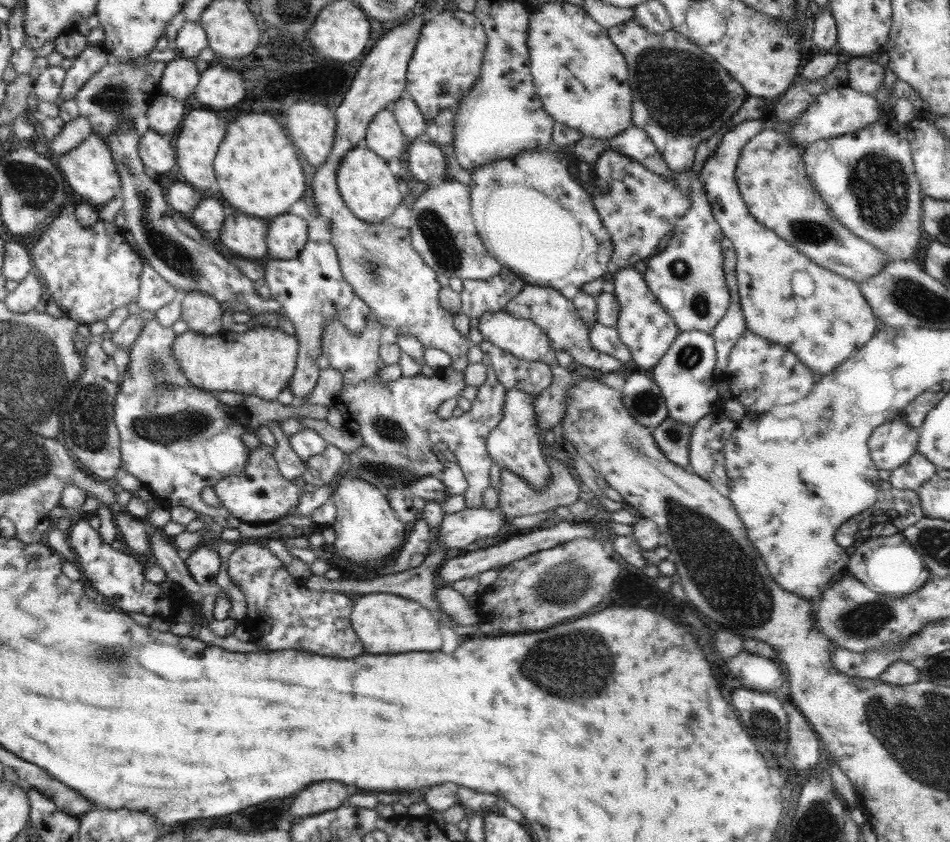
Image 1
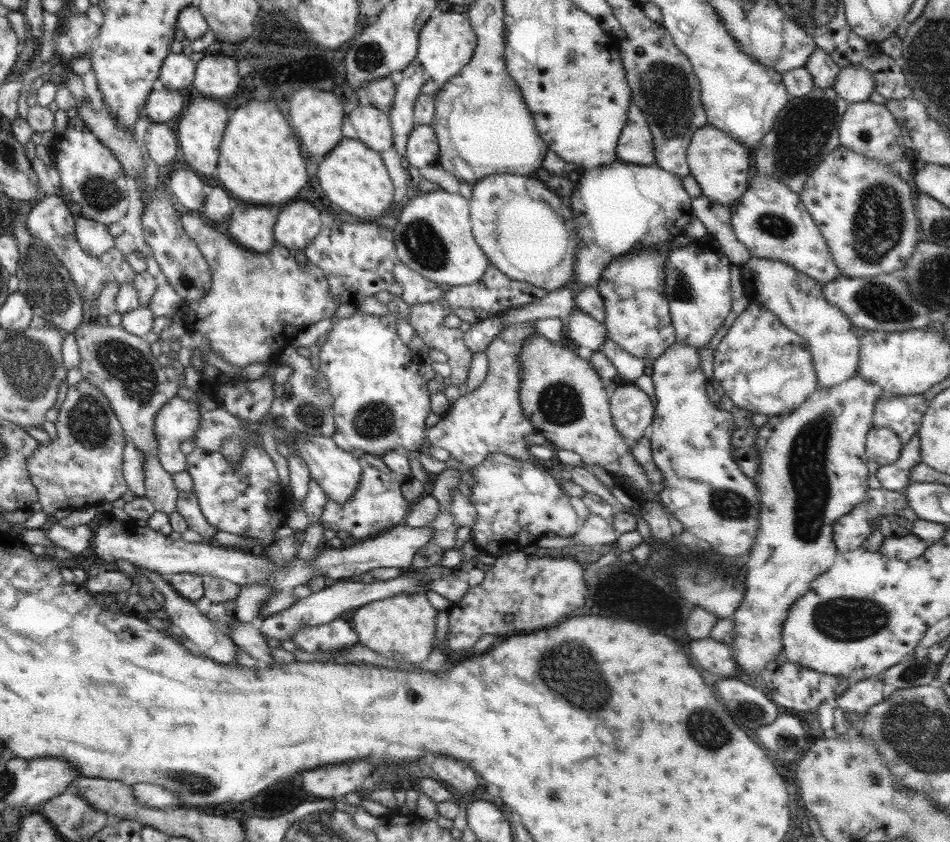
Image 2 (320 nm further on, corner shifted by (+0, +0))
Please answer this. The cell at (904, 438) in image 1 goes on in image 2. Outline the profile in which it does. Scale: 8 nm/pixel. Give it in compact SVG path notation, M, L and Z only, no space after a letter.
M872 426L867 432L866 456L879 465L892 464L898 460L903 445L904 443L893 430Z

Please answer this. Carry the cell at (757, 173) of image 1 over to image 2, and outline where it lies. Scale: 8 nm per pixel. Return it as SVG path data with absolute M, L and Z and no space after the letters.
M766 175L752 178L739 198L738 206L731 210L731 225L736 239L749 250L751 256L782 260L806 276L827 283L843 276L830 254L826 240L818 226L804 208L799 194L792 192L779 180Z

